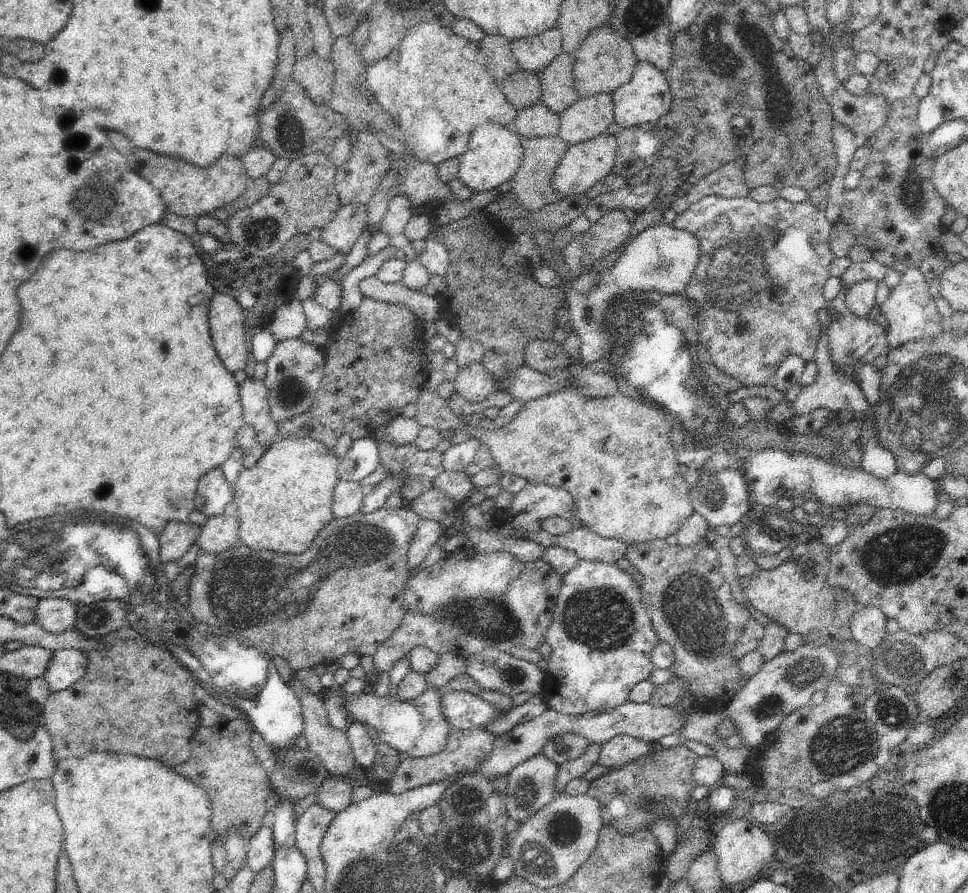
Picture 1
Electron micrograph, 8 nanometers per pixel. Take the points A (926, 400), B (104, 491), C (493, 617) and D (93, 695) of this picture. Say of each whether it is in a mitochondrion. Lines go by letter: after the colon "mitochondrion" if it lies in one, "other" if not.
A: mitochondrion
B: mitochondrion
C: mitochondrion
D: other

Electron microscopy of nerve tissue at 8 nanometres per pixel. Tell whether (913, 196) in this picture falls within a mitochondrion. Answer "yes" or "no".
yes

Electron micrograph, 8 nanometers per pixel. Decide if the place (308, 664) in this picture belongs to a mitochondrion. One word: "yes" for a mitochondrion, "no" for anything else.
no

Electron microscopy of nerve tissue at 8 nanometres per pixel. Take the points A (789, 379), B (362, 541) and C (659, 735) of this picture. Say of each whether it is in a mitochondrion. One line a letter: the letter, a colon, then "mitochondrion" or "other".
A: other
B: mitochondrion
C: other

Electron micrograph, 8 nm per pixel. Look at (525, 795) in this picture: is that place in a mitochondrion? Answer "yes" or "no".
yes

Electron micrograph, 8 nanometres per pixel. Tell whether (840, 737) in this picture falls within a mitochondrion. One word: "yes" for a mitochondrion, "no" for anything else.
yes

